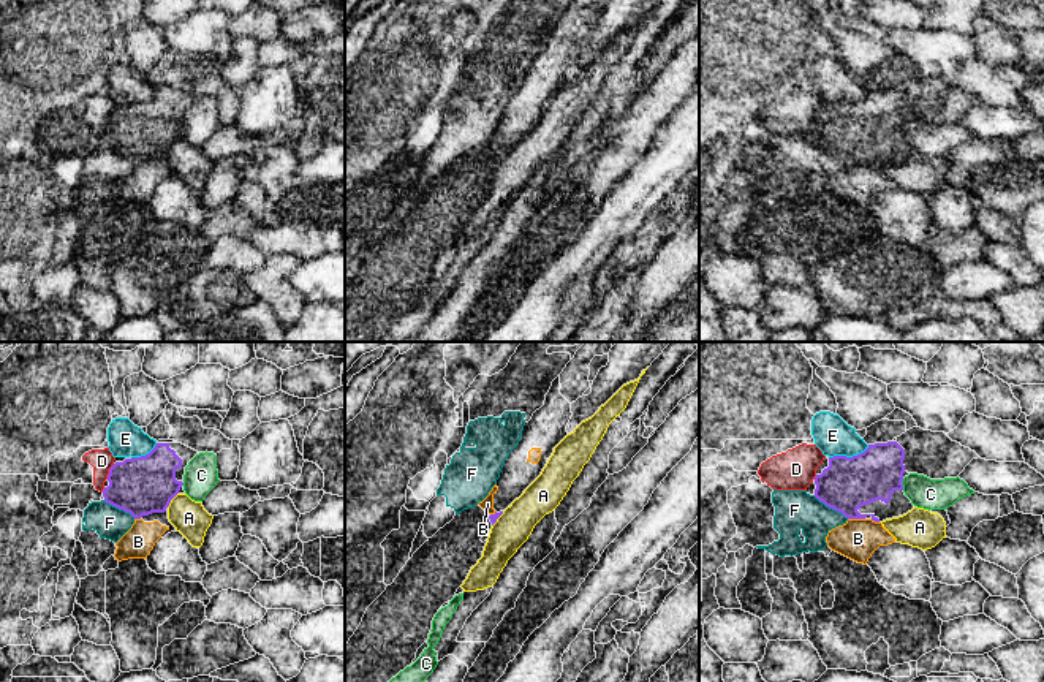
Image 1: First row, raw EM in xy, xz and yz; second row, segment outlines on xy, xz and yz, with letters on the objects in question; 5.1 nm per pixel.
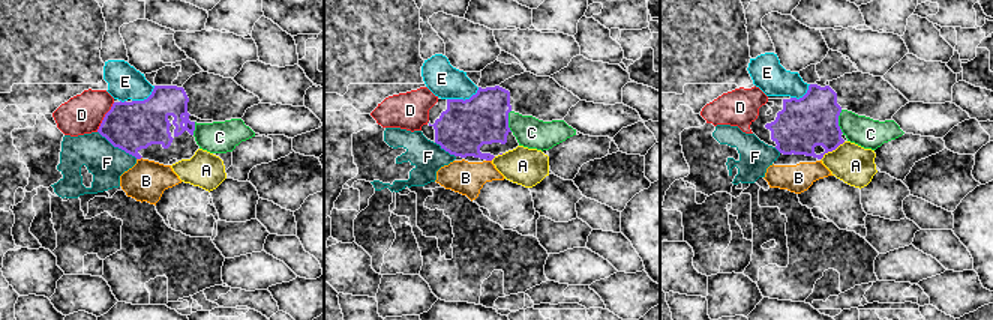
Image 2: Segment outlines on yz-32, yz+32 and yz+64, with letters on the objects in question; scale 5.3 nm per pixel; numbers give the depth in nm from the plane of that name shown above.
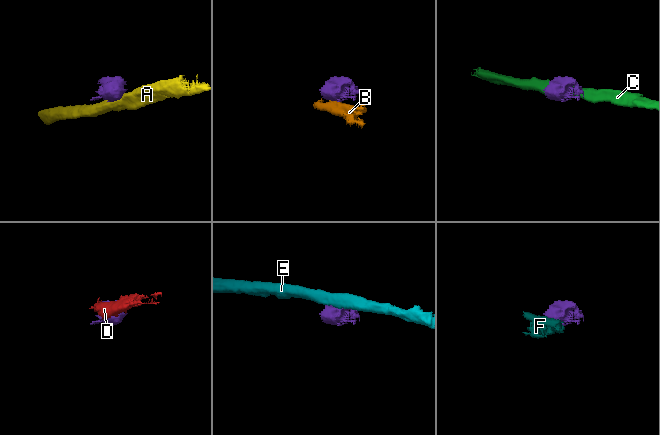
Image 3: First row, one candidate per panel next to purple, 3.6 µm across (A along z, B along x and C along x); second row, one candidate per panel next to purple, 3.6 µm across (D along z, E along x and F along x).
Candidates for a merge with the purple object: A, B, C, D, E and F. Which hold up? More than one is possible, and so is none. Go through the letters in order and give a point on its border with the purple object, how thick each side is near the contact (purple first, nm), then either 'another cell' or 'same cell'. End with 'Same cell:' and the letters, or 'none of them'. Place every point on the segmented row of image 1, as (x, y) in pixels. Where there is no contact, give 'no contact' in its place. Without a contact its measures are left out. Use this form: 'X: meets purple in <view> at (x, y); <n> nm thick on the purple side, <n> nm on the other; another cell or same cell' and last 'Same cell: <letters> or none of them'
A: meets purple in xy at (171, 499); 300 nm thick on the purple side, 170 nm on the other; another cell
B: meets purple in yz at (856, 518); 280 nm thick on the purple side, 200 nm on the other; another cell
C: meets purple in yz at (902, 484); 260 nm thick on the purple side, 160 nm on the other; another cell
D: meets purple in xy at (109, 472); 300 nm thick on the purple side, 110 nm on the other; another cell
E: meets purple in yz at (848, 458); 280 nm thick on the purple side, 190 nm on the other; another cell
F: meets purple in yz at (831, 507); 280 nm thick on the purple side, 200 nm on the other; another cell
Same cell: none of them

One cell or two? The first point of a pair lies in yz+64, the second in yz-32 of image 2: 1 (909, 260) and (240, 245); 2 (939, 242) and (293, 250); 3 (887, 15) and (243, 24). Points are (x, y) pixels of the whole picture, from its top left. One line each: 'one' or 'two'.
1: two
2: one
3: one

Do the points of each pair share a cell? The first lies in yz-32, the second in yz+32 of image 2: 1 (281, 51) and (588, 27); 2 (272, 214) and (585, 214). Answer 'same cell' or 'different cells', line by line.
1: same cell
2: same cell

